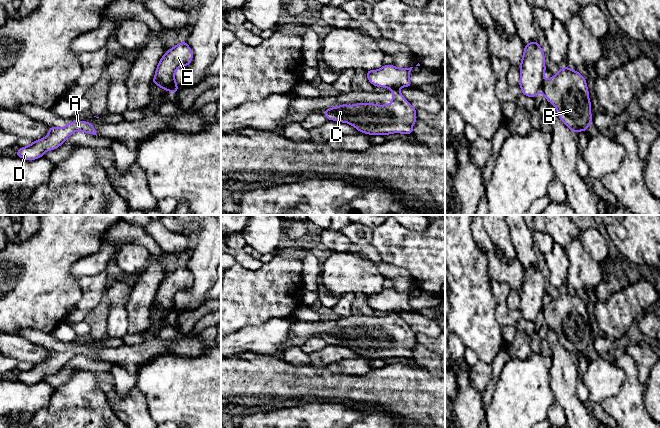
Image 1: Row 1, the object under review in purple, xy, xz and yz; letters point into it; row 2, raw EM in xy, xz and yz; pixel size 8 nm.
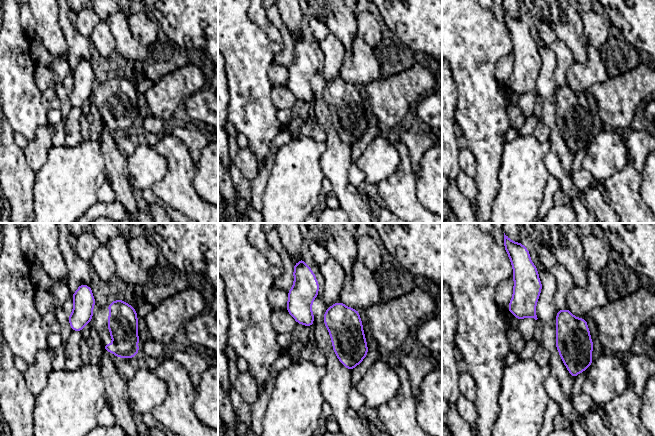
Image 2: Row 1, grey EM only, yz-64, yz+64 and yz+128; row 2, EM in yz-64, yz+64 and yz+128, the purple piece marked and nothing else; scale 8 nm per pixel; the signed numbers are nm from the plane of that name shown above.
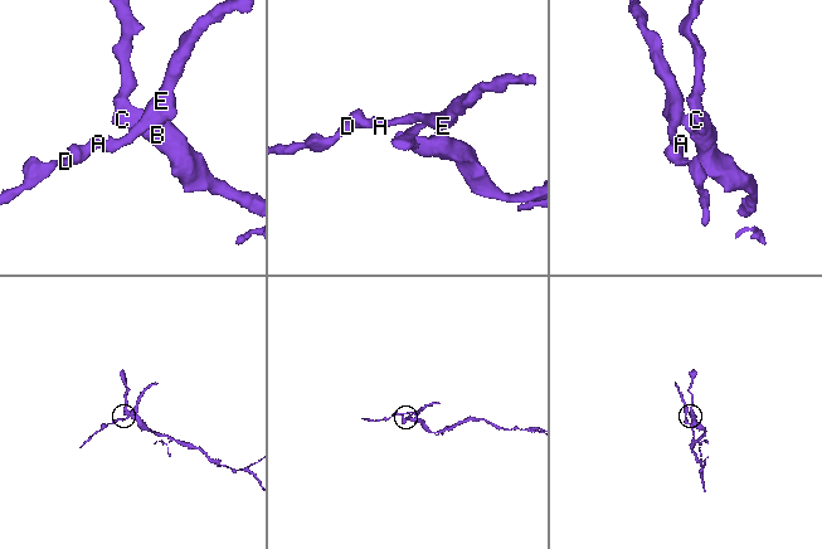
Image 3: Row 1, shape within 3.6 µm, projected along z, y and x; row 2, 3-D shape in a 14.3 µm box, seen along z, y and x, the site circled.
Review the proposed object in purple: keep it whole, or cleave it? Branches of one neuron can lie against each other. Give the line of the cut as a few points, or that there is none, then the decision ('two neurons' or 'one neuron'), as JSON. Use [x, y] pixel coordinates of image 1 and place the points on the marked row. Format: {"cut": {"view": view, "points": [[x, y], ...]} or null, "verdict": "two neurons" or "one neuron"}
{"cut": {"view": "xz", "points": [[398, 88], [390, 89]]}, "verdict": "two neurons"}

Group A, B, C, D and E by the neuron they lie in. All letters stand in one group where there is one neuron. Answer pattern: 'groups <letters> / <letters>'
groups A D E / B C

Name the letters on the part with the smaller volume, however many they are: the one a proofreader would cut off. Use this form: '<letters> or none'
A, D, E

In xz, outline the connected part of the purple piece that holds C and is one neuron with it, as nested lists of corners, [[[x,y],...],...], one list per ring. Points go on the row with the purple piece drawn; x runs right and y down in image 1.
[[[391,88],[392,102],[384,105],[375,103],[342,104],[326,109],[327,120],[348,123],[359,132],[369,135],[393,133],[413,134],[413,124],[418,120],[416,110],[400,93]]]

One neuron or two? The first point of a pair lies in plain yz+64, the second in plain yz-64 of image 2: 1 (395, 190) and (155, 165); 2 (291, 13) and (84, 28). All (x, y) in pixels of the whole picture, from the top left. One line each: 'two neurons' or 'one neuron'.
1: two neurons
2: two neurons

